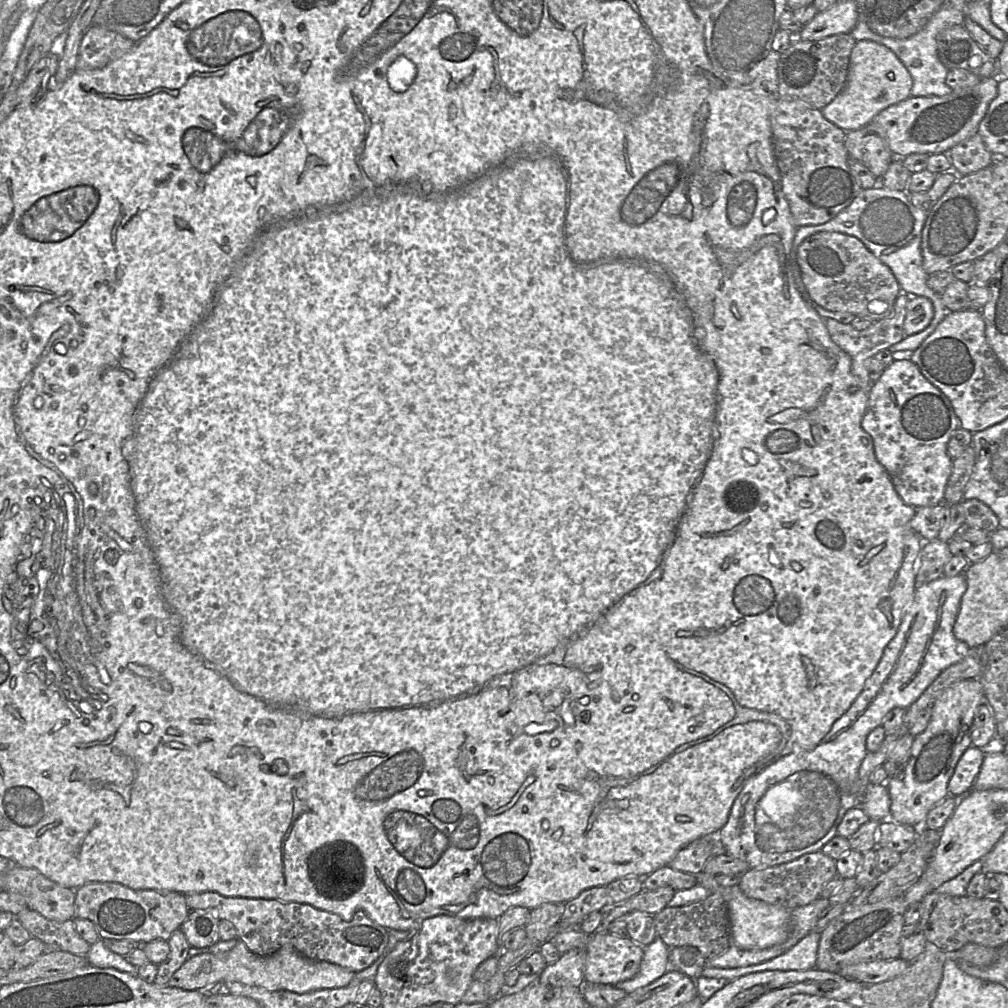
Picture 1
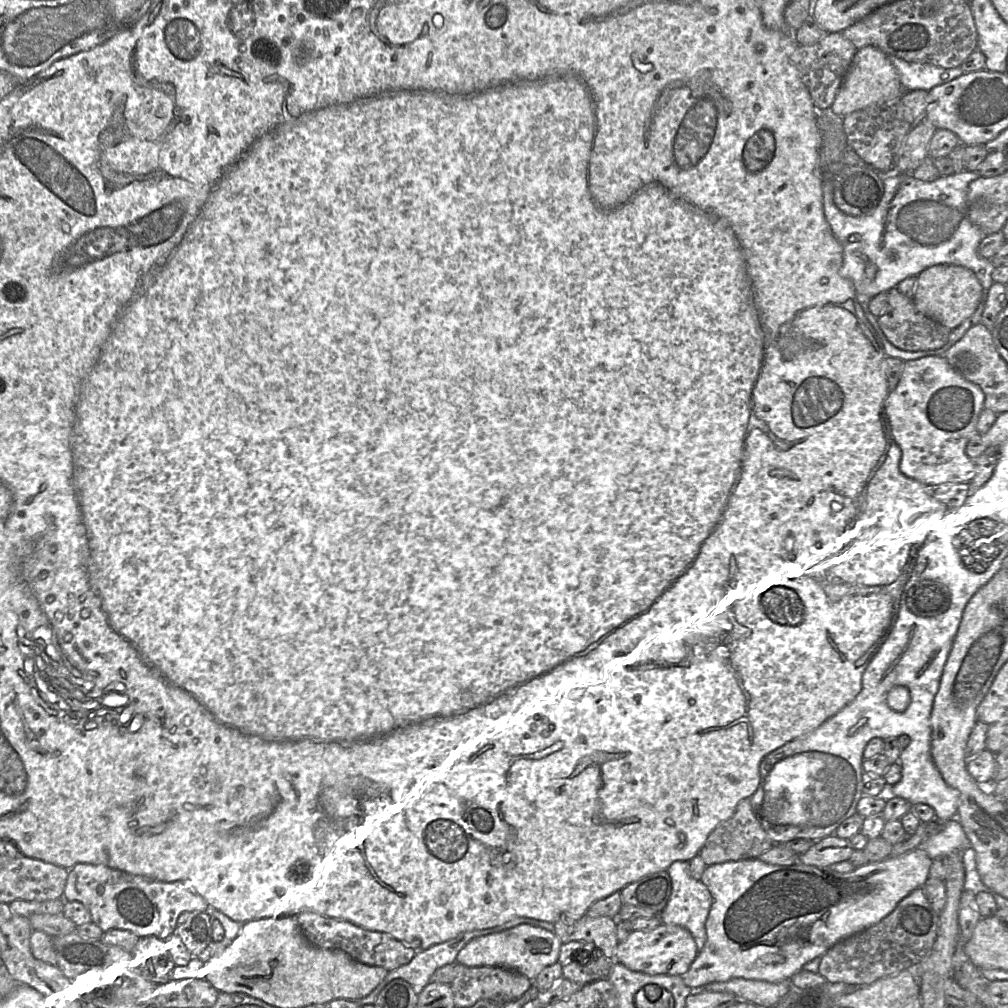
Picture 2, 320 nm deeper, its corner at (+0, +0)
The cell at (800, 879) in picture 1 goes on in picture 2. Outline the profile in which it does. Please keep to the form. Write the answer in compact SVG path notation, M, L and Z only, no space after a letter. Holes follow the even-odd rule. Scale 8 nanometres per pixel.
M832 834L815 842L809 850L799 855L798 863L827 868L831 864L847 861L853 852L849 839Z

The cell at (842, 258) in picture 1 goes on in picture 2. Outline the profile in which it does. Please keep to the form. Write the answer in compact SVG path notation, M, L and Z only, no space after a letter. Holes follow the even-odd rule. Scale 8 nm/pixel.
M896 287L888 291L888 308L880 317L877 317L878 326L887 340L895 347L905 351L935 350L944 346L949 338L951 330L932 318L924 315L916 308L913 299L905 296Z

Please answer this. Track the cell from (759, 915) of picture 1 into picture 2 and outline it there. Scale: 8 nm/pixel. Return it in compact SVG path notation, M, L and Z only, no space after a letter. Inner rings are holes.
M916 848L898 857L867 863L848 873L800 863L771 865L759 858L707 866L700 879L713 898L705 923L706 942L689 970L681 977L691 989L733 978L770 983L791 979L806 963L821 957L841 940L879 923L909 893L923 887L932 861L925 850Z

